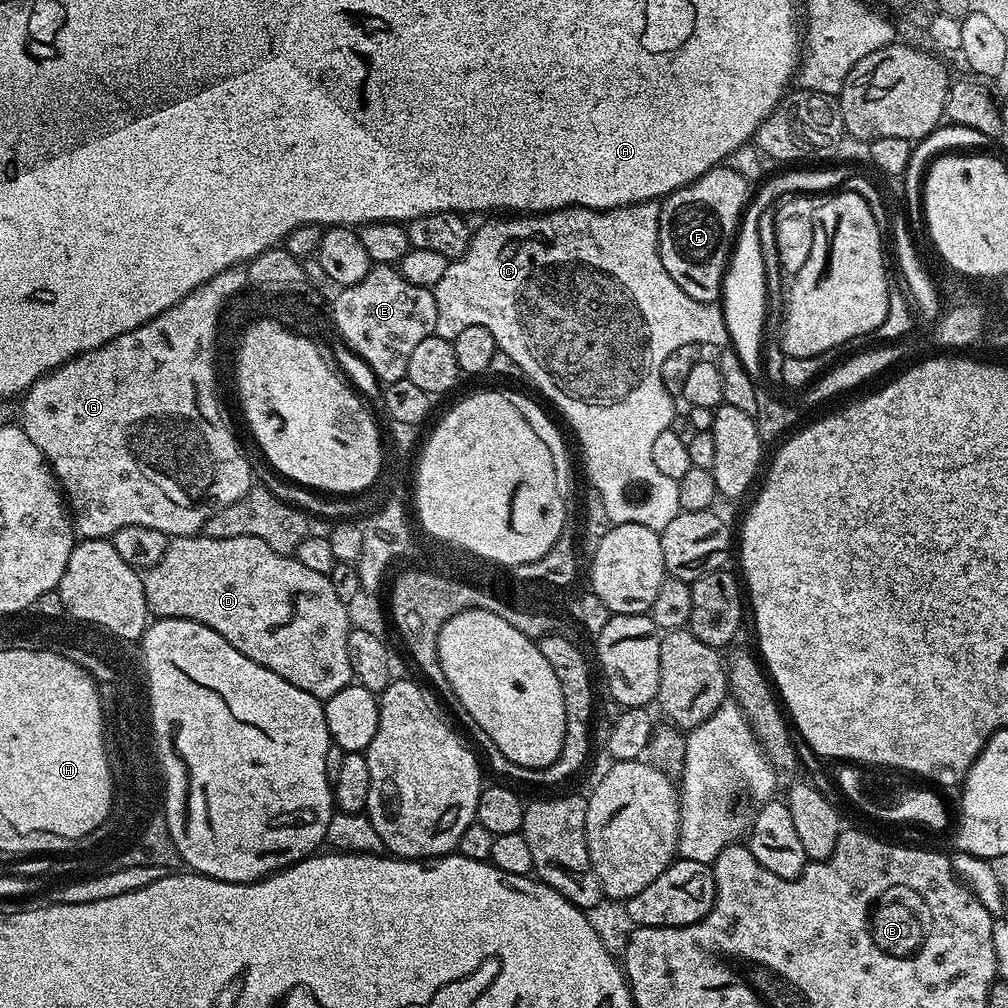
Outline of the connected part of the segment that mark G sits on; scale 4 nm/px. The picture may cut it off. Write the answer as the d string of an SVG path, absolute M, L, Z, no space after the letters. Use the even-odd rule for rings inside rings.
M239 267L228 268L222 274L218 274L212 280L207 280L202 286L198 286L186 298L182 298L170 310L150 318L142 326L106 342L101 348L95 348L89 352L83 352L68 360L62 366L58 366L52 372L47 372L42 378L32 383L27 392L23 393L21 416L18 417L24 432L42 450L45 460L52 468L52 474L56 477L65 497L67 507L75 528L85 540L102 540L110 538L118 530L130 526L142 526L150 530L162 530L170 538L178 536L194 536L203 529L207 520L216 512L221 512L226 506L238 502L254 487L254 477L249 457L244 457L228 420L224 417L224 408L220 405L220 392L216 389L216 338L220 331L220 313L228 305L232 296L245 287L246 276Z

